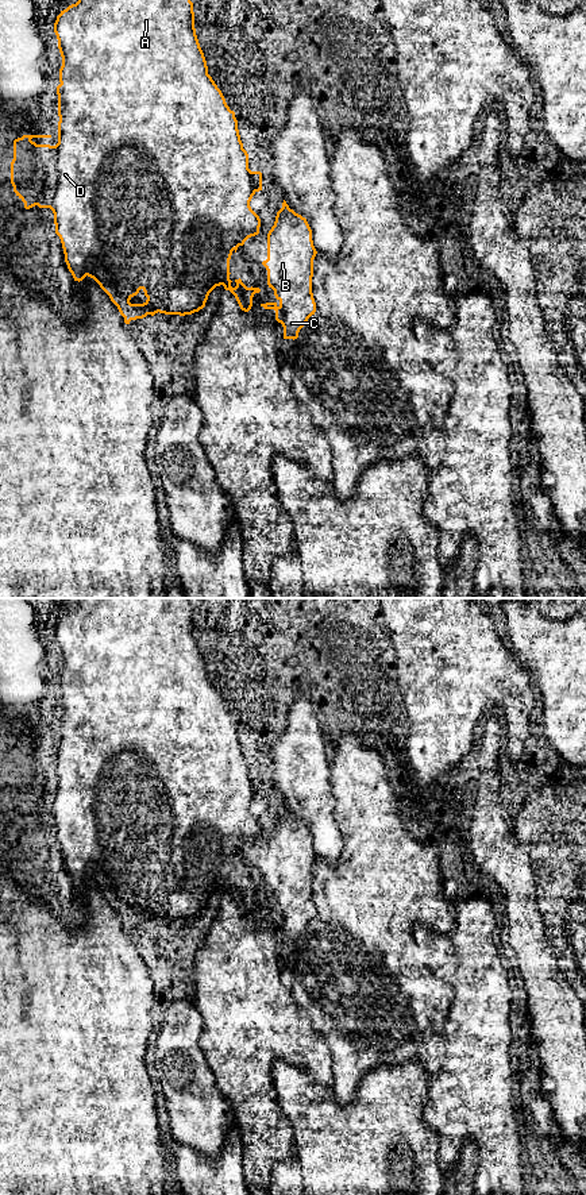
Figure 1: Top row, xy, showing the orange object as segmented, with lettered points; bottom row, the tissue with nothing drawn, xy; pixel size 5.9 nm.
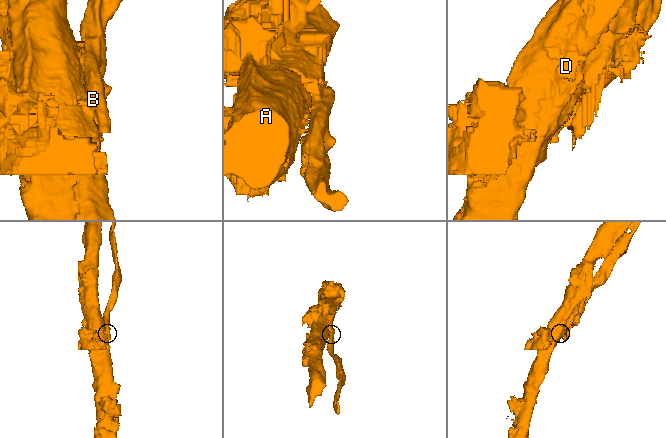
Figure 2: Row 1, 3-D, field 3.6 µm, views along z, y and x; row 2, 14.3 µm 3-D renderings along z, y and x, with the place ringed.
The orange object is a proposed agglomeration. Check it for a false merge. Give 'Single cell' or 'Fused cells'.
Fused cells

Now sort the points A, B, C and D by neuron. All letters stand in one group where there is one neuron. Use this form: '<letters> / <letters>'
A C D / B

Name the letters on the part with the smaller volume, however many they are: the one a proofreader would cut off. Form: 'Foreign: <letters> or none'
Foreign: B

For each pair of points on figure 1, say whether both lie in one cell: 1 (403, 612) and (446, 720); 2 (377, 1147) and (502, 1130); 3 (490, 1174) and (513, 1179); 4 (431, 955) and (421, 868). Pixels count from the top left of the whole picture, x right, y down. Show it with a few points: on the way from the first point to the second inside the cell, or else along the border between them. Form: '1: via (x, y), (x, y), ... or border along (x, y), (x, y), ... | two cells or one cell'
1: via (427, 639), (430, 652), (440, 663), (442, 693) | one cell
2: border along (432, 1129), (438, 1136), (439, 1160) | two cells
3: border along (520, 1165), (511, 1172), (497, 1175), (493, 1180) | two cells
4: border along (438, 858), (439, 886), (417, 883), (417, 910) | two cells

